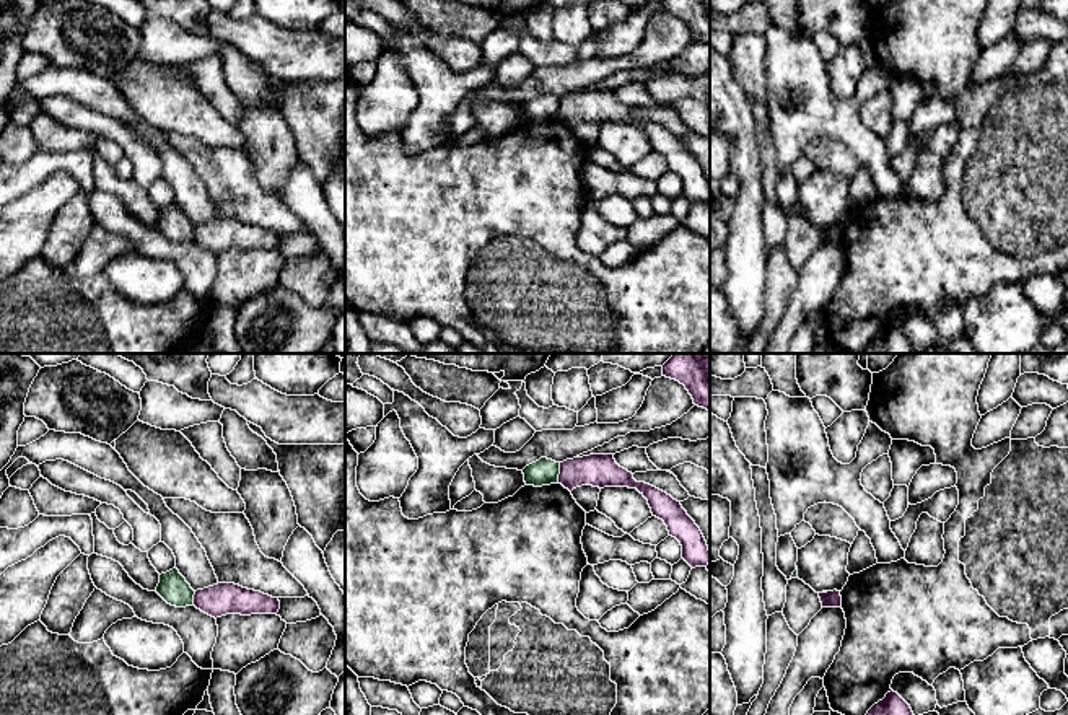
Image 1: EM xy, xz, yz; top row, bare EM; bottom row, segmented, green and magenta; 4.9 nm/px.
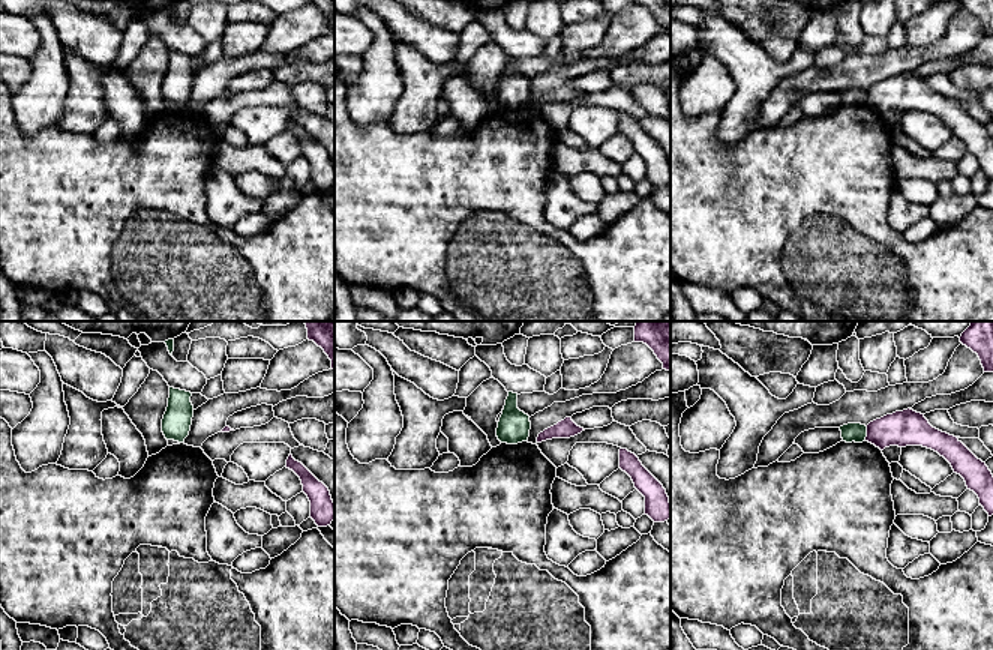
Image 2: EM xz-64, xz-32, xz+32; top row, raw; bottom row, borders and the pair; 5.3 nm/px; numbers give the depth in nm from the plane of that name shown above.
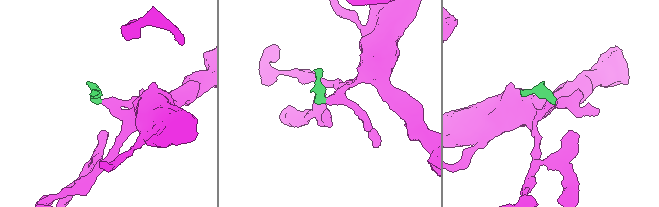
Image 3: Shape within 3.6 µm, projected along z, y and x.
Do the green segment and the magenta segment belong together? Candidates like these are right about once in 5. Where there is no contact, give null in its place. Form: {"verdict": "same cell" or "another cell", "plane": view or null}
{"verdict": "another cell", "plane": "xz"}

